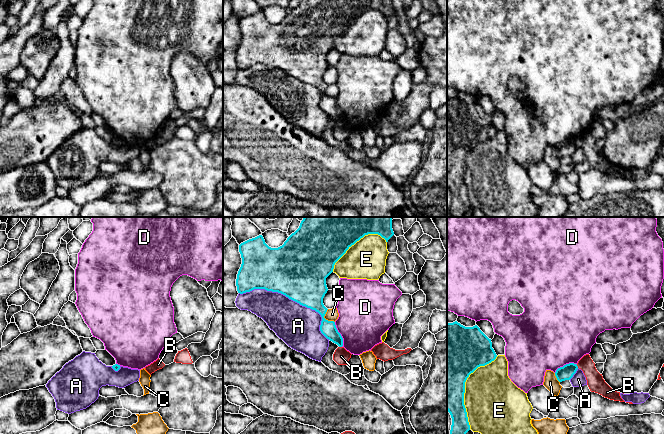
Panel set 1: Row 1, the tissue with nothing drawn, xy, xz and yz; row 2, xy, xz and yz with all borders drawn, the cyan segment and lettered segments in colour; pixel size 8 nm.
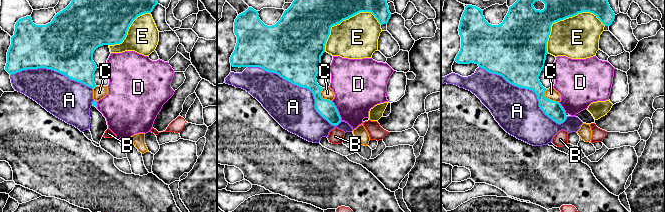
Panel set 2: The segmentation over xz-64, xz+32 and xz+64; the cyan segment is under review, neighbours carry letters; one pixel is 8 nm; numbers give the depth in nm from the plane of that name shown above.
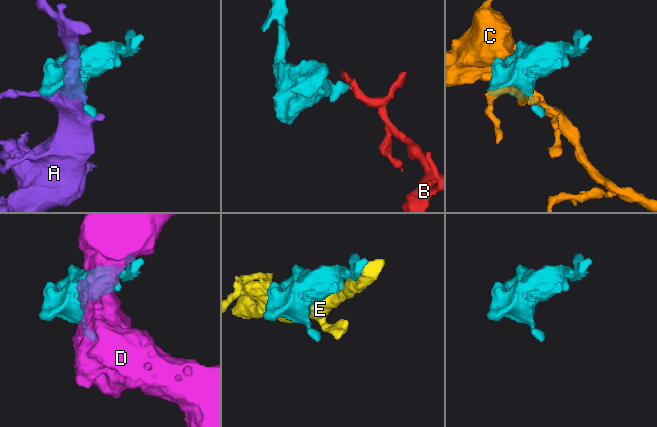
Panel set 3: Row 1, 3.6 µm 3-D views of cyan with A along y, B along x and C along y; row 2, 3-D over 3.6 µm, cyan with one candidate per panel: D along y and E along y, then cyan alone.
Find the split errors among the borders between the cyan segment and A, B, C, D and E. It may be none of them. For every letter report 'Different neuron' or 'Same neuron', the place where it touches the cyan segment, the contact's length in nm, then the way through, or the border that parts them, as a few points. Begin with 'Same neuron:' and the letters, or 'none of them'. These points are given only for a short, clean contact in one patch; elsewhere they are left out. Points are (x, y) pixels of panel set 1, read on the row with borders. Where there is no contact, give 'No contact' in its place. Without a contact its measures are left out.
Same neuron: none of them
A: Different neuron. Touches cyan at xz (292, 299). Shared border 800 nm
B: Different neuron. Touches cyan at yz (577, 366). Shared border 40 nm. Boundary: yz (576, 364), (578, 367)
C: Different neuron. Touches cyan at xz (324, 318). Shared border 130 nm. Boundary: xz (327, 309), (324, 317), (334, 322)
D: Different neuron. Touches cyan at xz (340, 334). Shared border 220 nm
E: Different neuron. Touches cyan at yz (464, 388). Shared border 650 nm

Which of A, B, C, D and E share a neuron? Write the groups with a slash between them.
A / B / C / D / E

